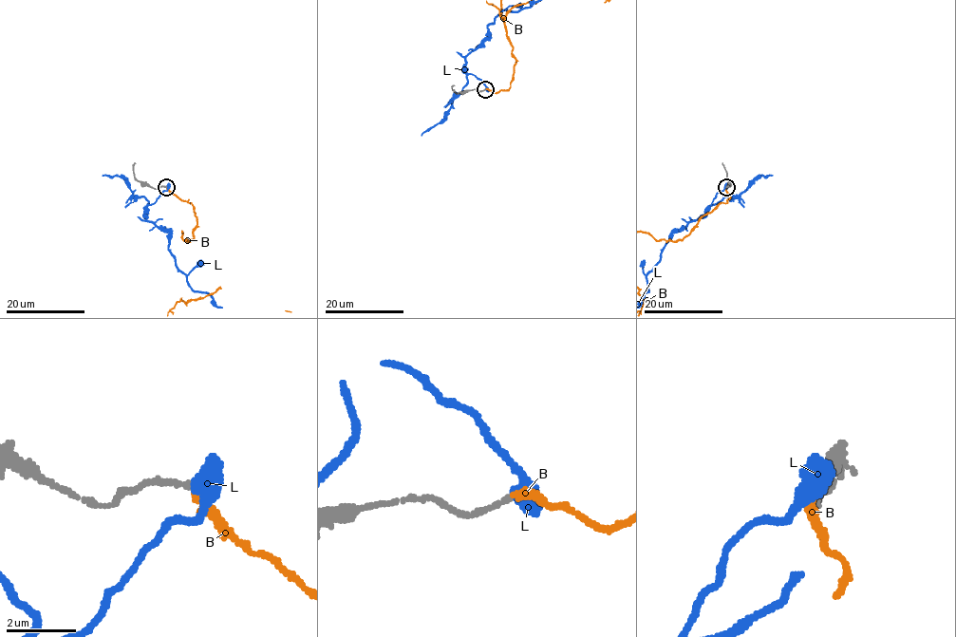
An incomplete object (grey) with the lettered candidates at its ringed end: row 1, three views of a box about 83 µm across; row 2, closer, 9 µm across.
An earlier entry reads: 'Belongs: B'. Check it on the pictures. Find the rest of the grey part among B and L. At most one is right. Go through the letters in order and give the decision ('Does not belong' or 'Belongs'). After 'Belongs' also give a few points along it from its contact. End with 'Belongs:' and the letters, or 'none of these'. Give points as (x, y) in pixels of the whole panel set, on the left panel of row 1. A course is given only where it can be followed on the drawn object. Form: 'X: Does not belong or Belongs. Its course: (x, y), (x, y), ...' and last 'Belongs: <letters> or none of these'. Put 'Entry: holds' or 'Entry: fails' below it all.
B: Belongs
L: Does not belong
Belongs: B
Entry: holds

